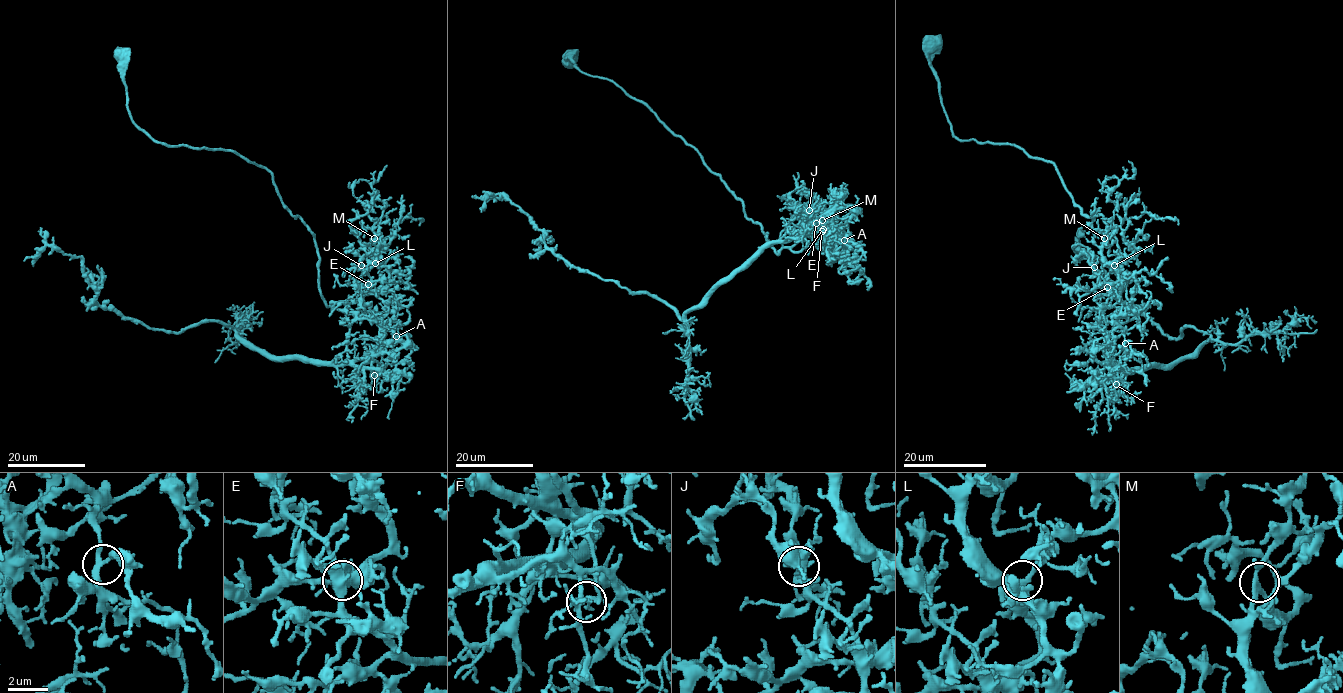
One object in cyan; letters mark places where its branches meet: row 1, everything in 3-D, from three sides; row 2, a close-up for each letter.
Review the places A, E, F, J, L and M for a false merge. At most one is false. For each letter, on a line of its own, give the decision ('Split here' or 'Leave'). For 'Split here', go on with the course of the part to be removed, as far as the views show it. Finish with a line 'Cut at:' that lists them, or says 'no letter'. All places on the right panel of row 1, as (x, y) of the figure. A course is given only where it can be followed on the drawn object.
A: Leave
E: Leave
F: Split here. Course of the part to remove: (1116, 384), (1097, 379), (1173, 367), (1210, 336), (1186, 326), (1172, 339), (1076, 246), (1095, 268)
J: Leave
L: Leave
M: Leave
Cut at: F

